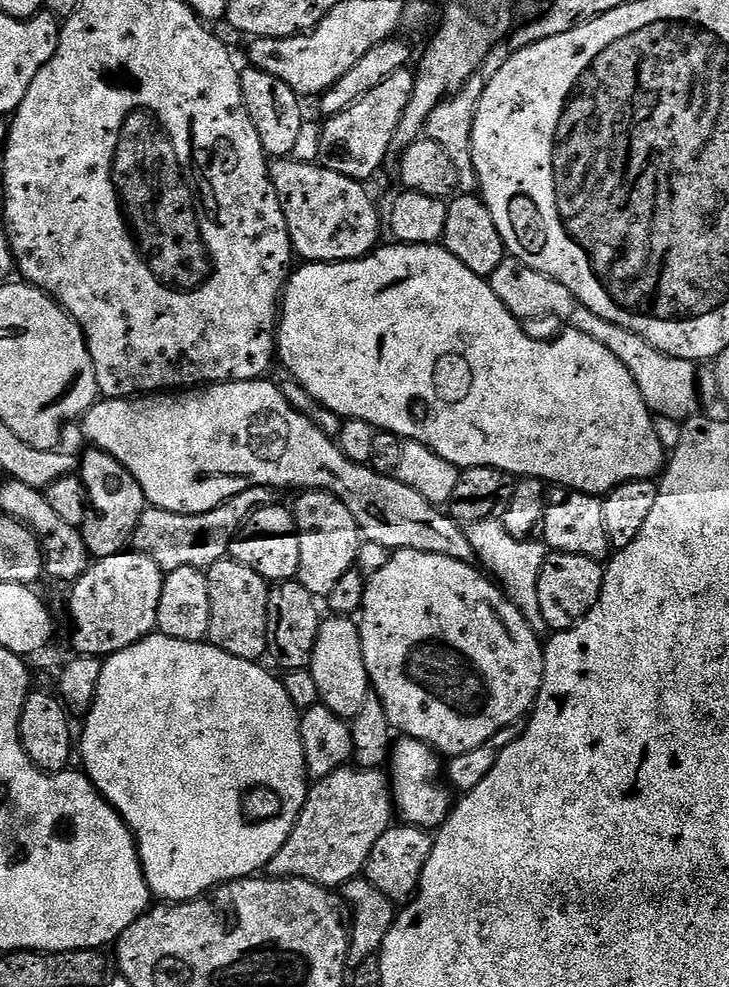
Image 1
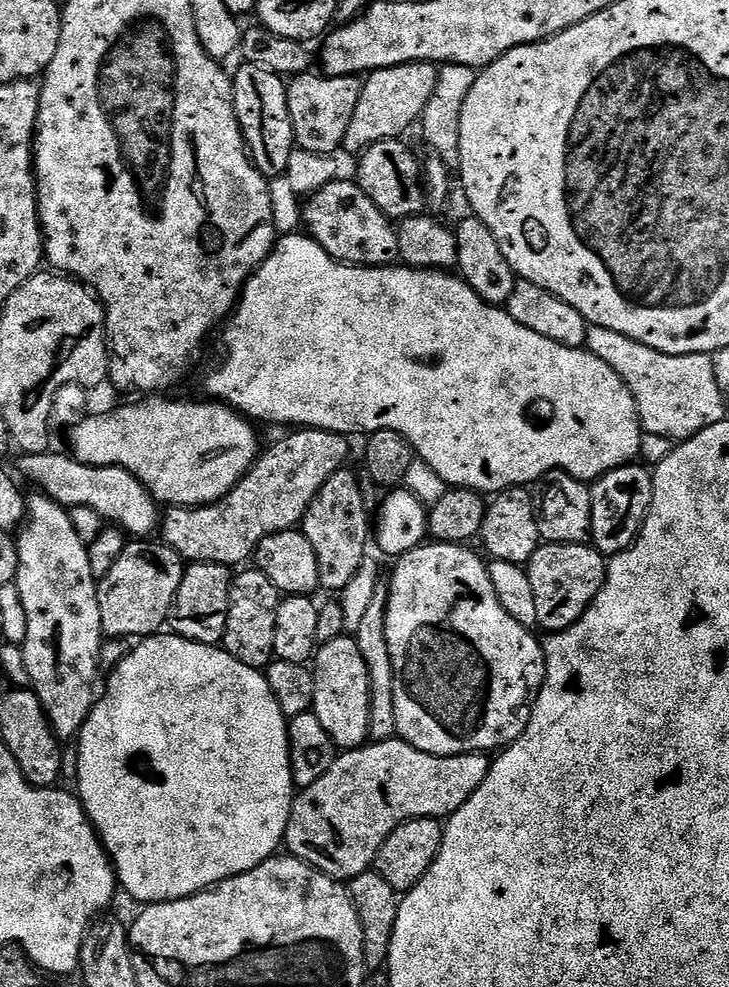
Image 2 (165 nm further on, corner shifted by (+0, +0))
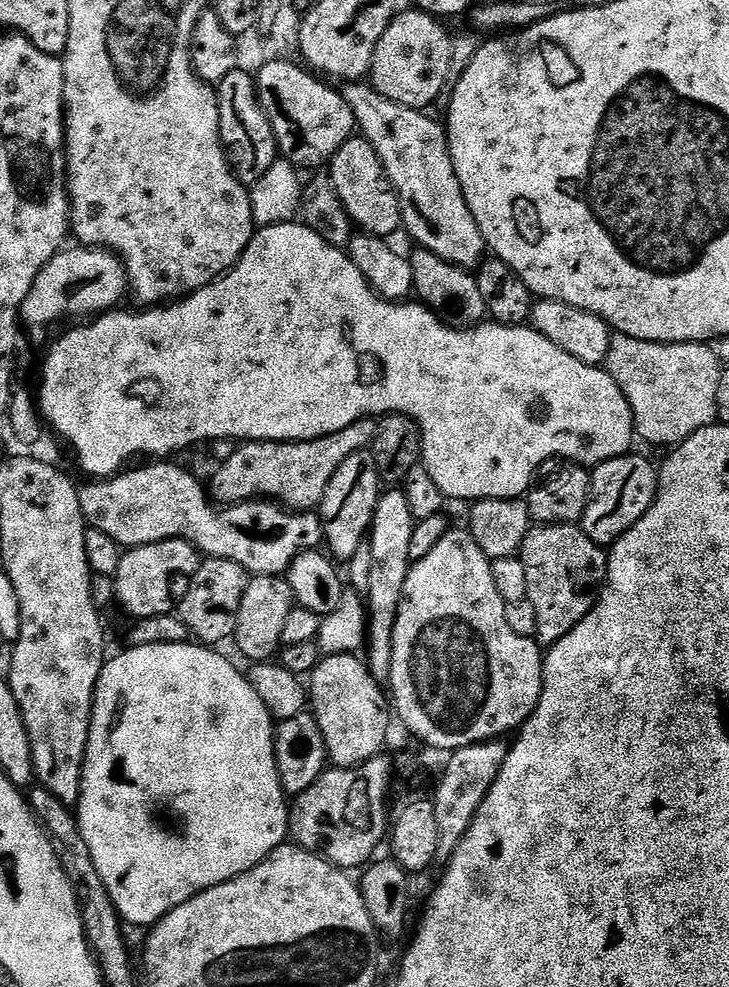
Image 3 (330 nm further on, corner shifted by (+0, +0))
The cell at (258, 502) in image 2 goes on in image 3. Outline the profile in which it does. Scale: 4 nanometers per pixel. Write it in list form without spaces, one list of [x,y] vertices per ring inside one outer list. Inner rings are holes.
[[[365,418],[338,434],[317,440],[257,440],[241,443],[236,452],[230,454],[230,458],[226,458],[213,474],[211,499],[221,506],[263,498],[297,512],[319,509],[326,494],[326,486],[330,486],[330,478],[334,478],[338,466],[342,466],[350,454],[365,451],[371,445],[376,425],[375,419]]]

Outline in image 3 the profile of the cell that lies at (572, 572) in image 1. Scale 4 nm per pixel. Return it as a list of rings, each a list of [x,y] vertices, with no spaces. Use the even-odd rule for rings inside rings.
[[[545,524],[529,528],[518,560],[524,563],[524,588],[536,615],[534,639],[541,646],[557,644],[596,605],[601,587],[608,579],[608,552],[595,544],[583,527]]]

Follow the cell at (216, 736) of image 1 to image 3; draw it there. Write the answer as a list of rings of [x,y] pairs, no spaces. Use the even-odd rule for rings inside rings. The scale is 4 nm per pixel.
[[[199,642],[137,648],[128,646],[125,649],[125,652],[118,653],[113,660],[111,657],[105,663],[98,678],[96,697],[92,703],[90,738],[84,755],[78,823],[82,838],[86,838],[86,846],[90,846],[90,858],[94,858],[94,866],[98,866],[98,874],[102,874],[102,882],[106,882],[106,890],[120,911],[121,921],[128,926],[137,924],[147,929],[157,924],[170,910],[182,906],[182,902],[258,866],[279,844],[285,843],[290,836],[290,800],[276,765],[274,719],[266,702],[259,697],[243,671],[239,672],[220,650]]]

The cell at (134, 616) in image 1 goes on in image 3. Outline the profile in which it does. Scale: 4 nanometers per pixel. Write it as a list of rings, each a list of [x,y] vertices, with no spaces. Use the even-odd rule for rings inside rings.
[[[163,540],[157,544],[147,544],[137,548],[127,549],[118,562],[115,574],[116,604],[124,607],[124,612],[132,616],[133,621],[154,618],[158,614],[173,611],[172,583],[179,576],[190,578],[198,570],[201,553],[197,552],[193,544],[184,540]]]

